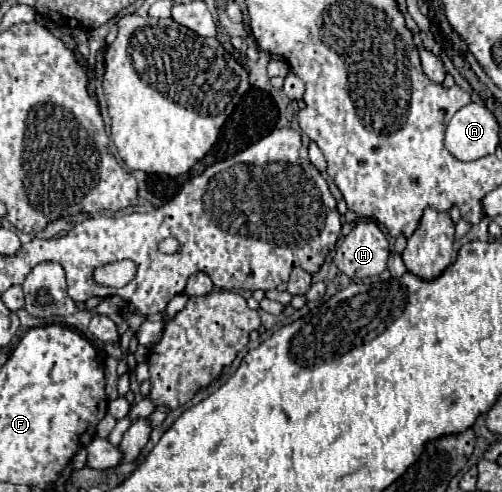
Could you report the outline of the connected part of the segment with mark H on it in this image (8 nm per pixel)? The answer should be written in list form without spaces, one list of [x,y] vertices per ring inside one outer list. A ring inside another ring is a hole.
[[[358,222],[334,254],[334,264],[352,280],[378,276],[386,270],[388,238],[376,222]]]

